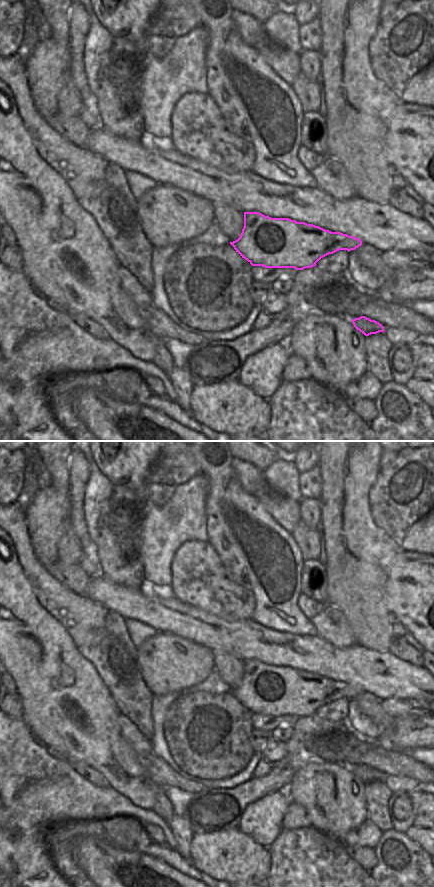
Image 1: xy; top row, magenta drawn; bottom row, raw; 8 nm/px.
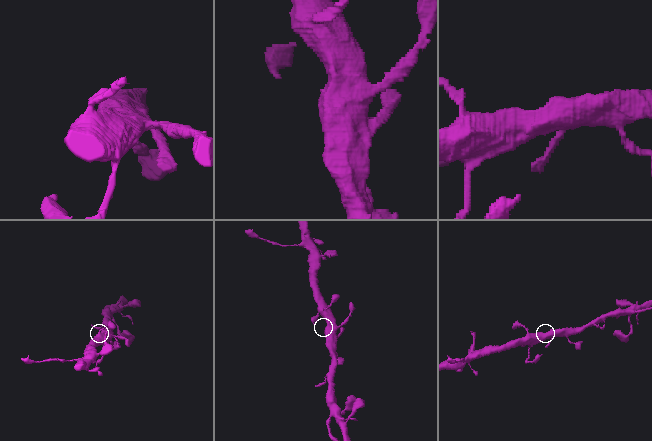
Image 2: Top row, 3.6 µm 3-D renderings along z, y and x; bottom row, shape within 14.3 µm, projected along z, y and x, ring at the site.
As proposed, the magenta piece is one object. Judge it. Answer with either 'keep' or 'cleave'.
keep

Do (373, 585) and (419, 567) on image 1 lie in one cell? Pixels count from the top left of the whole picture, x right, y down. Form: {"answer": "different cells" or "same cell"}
{"answer": "different cells"}

